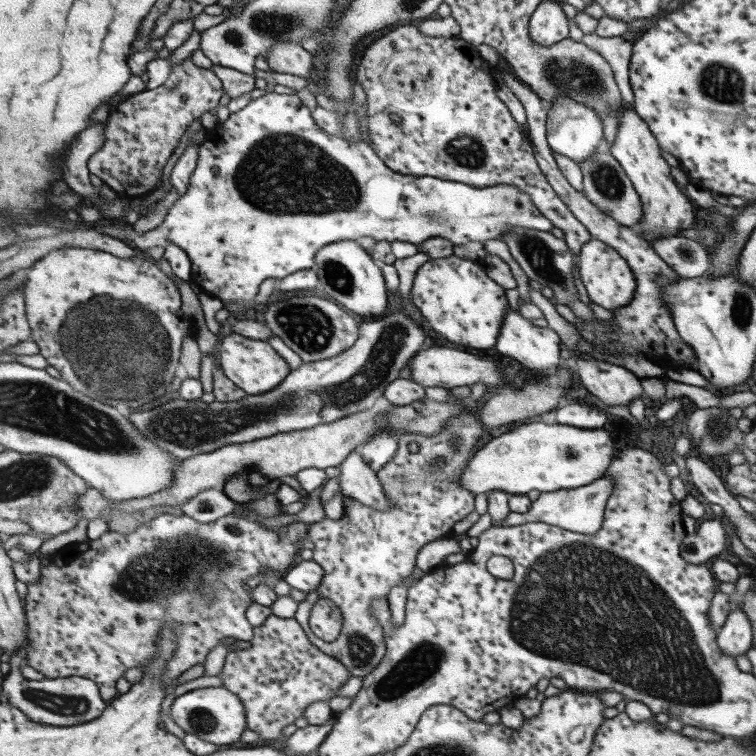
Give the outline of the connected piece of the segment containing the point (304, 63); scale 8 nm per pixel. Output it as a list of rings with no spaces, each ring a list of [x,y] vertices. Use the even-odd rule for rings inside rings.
[[[278,42],[272,47],[267,62],[273,71],[285,74],[295,74],[303,78],[309,78],[309,74],[315,68],[313,54],[307,52],[300,44],[291,42]]]

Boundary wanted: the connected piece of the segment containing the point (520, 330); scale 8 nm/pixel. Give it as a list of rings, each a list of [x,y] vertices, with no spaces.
[[[509,308],[509,314],[505,318],[501,334],[496,341],[496,350],[501,355],[506,355],[517,360],[521,365],[533,370],[549,371],[557,369],[563,360],[561,358],[560,334],[550,326],[539,327],[532,324],[529,319]]]

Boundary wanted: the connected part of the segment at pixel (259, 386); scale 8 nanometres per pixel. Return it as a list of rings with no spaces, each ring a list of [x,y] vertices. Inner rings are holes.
[[[231,332],[222,339],[220,355],[224,373],[248,395],[271,392],[280,387],[291,374],[289,362],[281,354],[277,354],[277,350],[271,344],[243,336],[241,333]]]

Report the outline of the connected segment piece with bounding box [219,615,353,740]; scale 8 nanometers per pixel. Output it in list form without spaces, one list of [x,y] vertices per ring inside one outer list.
[[[271,615],[263,626],[255,628],[250,644],[247,648],[242,646],[228,652],[219,676],[223,686],[244,701],[248,728],[257,732],[263,740],[283,737],[283,728],[303,717],[311,703],[330,702],[353,677],[341,660],[317,648],[309,640],[300,621],[294,618]]]

